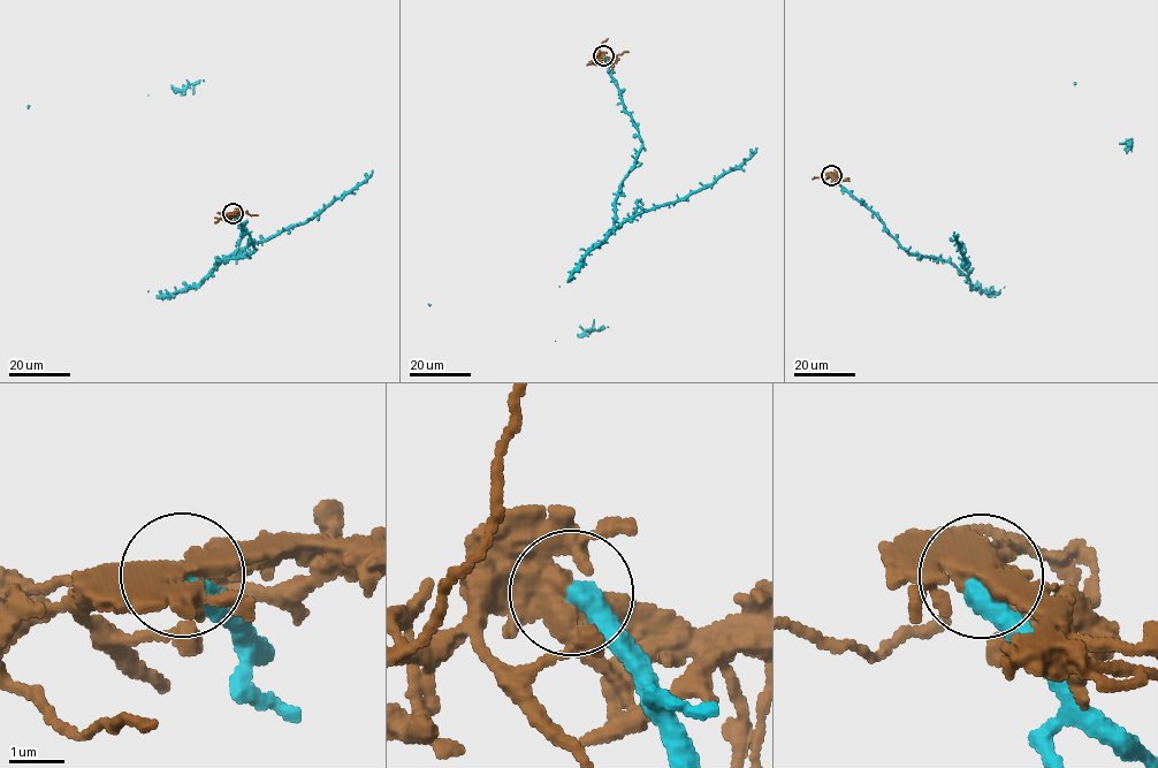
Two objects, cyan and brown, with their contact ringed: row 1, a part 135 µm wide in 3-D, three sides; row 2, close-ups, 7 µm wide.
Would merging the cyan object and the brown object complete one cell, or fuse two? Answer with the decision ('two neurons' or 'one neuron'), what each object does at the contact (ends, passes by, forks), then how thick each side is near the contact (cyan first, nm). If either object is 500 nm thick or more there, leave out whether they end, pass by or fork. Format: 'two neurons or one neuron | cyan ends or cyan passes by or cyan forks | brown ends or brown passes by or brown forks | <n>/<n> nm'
two neurons | cyan ends | brown forks | 440/460 nm

